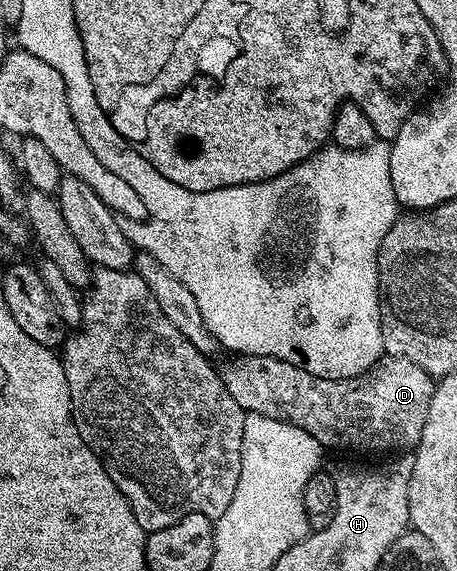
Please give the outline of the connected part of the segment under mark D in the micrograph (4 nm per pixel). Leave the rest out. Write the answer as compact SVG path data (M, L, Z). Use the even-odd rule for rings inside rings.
M238 353L218 367L218 376L242 411L283 419L307 431L315 444L323 448L339 447L362 455L413 452L424 433L428 405L436 386L420 365L395 355L379 359L374 367L355 379L329 379L271 355Z

